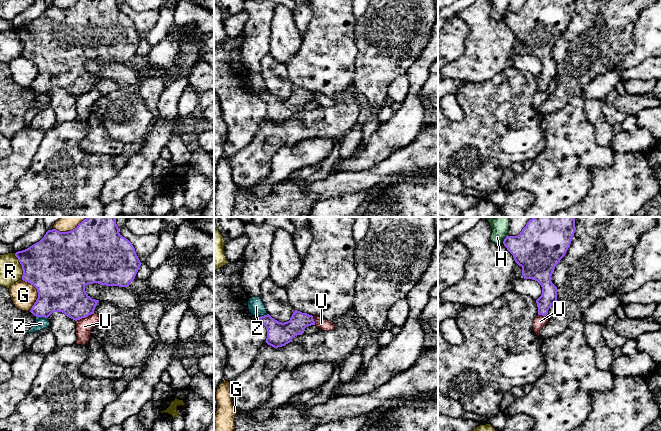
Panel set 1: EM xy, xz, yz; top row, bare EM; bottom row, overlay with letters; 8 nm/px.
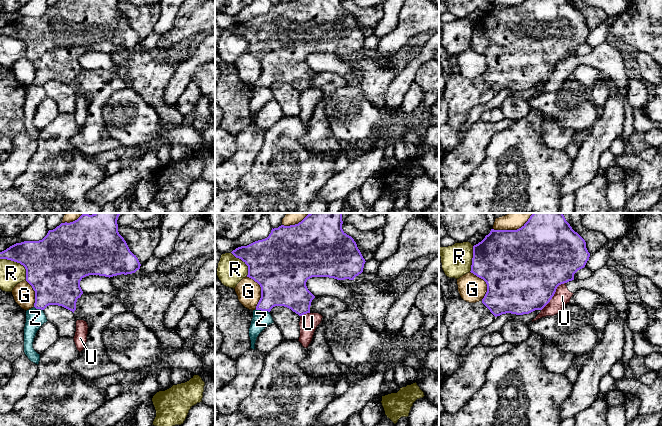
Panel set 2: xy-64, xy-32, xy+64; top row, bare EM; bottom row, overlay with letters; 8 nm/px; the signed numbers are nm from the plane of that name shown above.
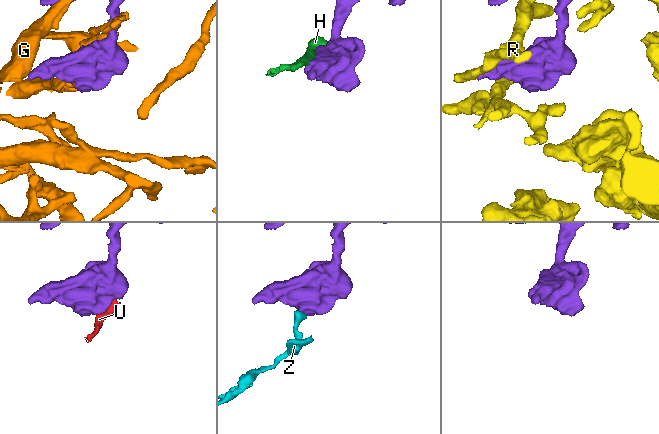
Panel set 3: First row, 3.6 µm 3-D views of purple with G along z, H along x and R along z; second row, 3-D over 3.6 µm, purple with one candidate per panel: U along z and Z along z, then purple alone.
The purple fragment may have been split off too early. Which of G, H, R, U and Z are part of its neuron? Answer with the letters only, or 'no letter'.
no letter

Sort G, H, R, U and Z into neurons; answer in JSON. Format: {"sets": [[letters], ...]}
{"sets": [["G"], ["H"], ["R"], ["U", "Z"]]}

